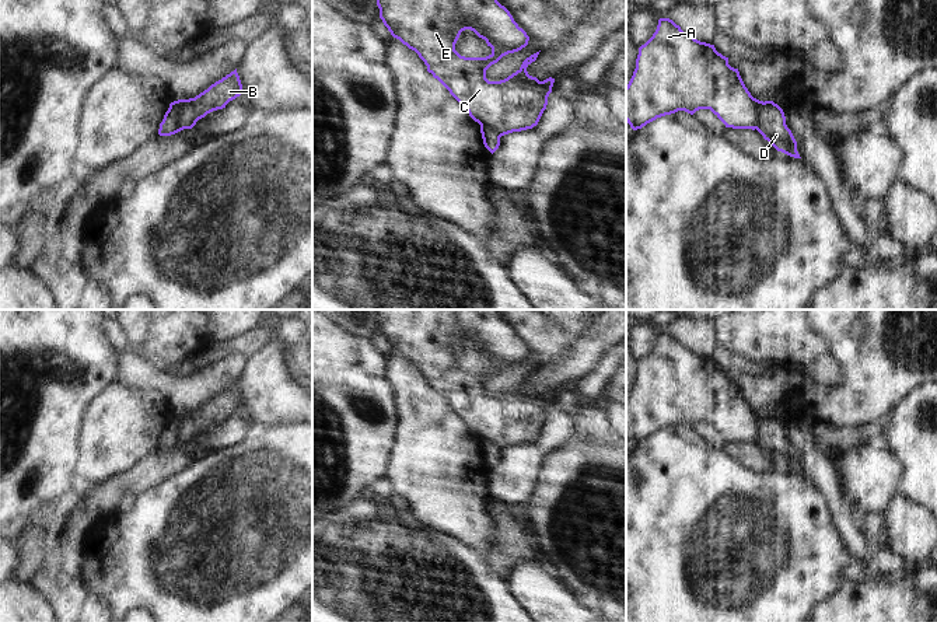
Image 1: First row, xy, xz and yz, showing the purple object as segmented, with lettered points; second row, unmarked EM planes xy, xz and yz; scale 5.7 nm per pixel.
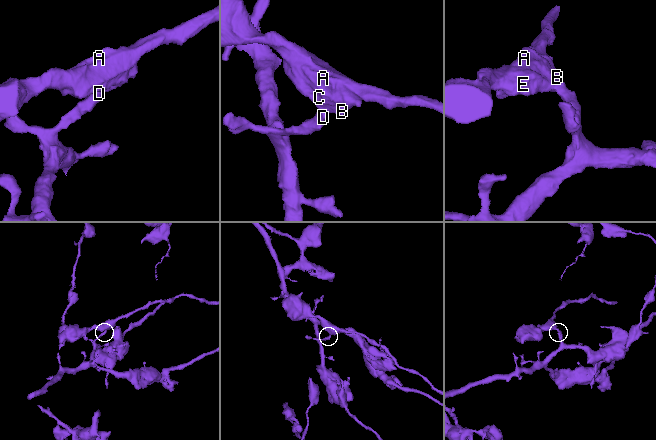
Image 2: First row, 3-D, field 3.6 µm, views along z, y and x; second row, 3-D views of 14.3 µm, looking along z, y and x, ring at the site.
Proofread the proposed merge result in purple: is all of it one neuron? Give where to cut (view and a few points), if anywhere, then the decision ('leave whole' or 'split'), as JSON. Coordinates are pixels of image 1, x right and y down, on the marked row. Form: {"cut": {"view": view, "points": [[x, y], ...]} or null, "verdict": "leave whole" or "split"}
{"cut": {"view": "xy", "points": [[172, 102], [181, 129]]}, "verdict": "split"}

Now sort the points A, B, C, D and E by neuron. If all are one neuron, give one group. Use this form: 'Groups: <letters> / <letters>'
Groups: A B C E / D.

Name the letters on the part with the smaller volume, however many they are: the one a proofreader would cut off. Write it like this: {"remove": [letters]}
{"remove": ["A", "B", "C", "E"]}

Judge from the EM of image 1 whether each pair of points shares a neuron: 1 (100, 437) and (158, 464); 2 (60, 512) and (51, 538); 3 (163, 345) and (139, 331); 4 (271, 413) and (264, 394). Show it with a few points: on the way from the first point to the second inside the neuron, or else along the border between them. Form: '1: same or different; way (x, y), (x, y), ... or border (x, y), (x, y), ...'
1: different; border (157, 447), (125, 472), (116, 475)
2: same; way (58, 519), (52, 531)
3: different; border (150, 324), (146, 338), (137, 350)
4: same; way (271, 409), (268, 398)

